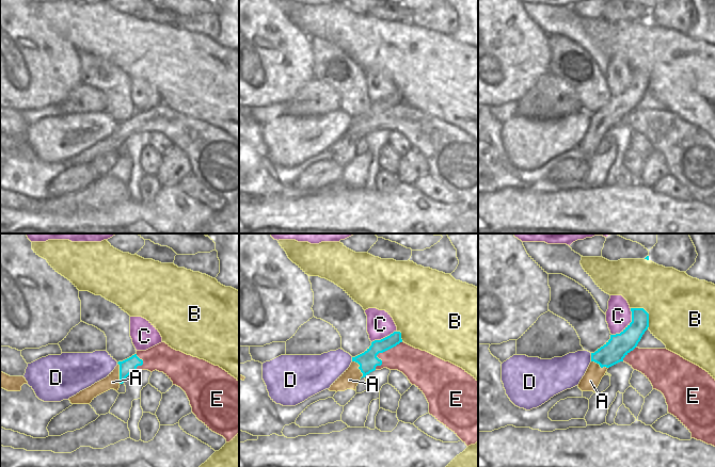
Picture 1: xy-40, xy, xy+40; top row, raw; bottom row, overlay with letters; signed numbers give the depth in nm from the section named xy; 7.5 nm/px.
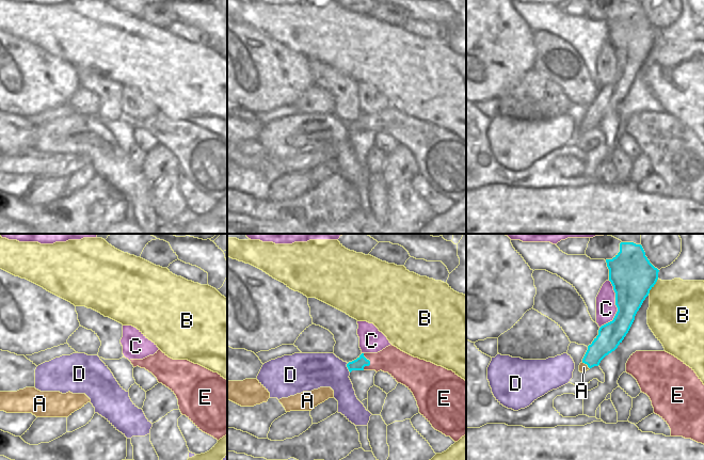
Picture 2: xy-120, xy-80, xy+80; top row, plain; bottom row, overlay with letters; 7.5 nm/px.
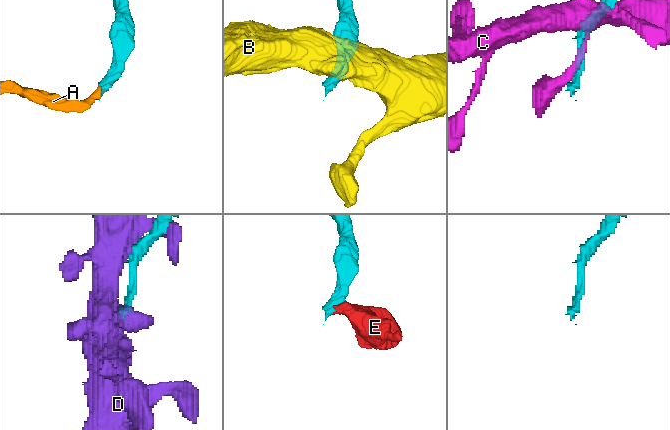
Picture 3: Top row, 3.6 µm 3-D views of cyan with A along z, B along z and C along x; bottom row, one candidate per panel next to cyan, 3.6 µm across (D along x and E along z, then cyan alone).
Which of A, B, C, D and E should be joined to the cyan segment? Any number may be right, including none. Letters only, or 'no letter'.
no letter

